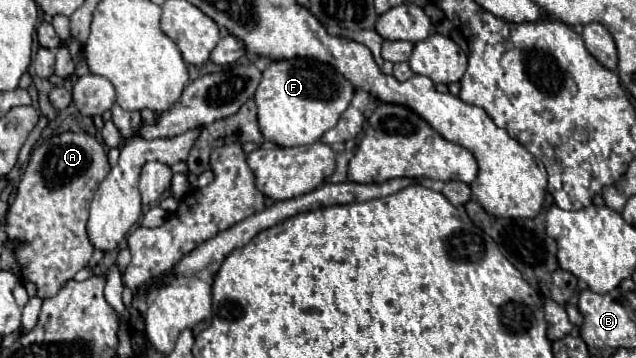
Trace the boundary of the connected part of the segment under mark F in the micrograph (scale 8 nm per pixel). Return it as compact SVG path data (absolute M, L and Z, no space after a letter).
M289 59L289 61L275 61L263 71L263 79L253 99L257 103L257 119L263 137L279 147L297 147L297 145L311 145L319 141L323 133L337 123L341 113L349 107L353 99L353 87L331 65L313 59Z

